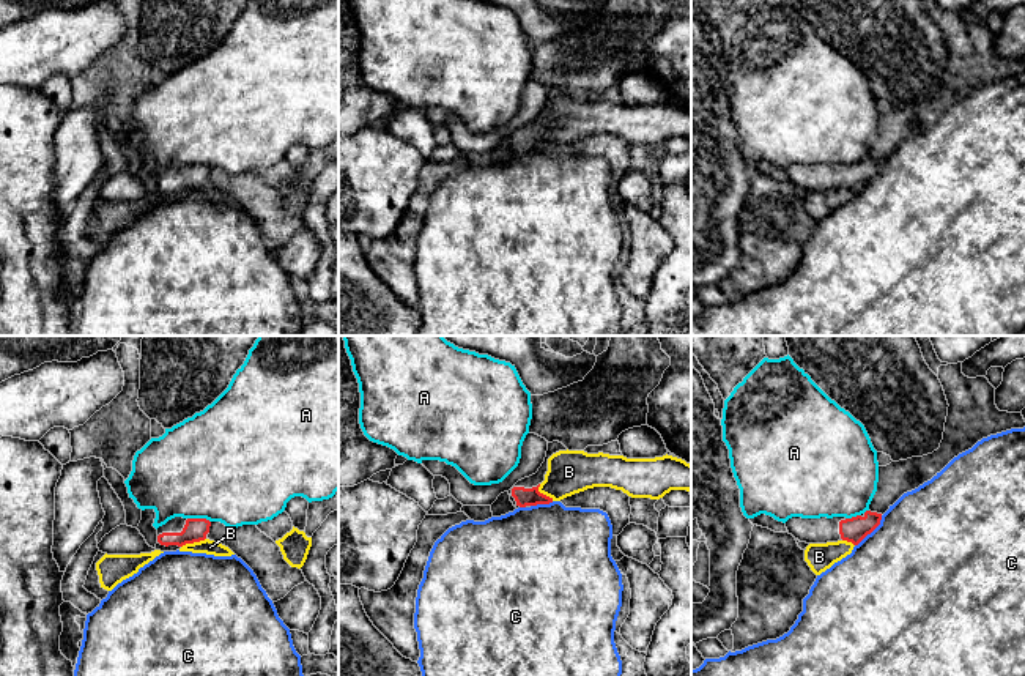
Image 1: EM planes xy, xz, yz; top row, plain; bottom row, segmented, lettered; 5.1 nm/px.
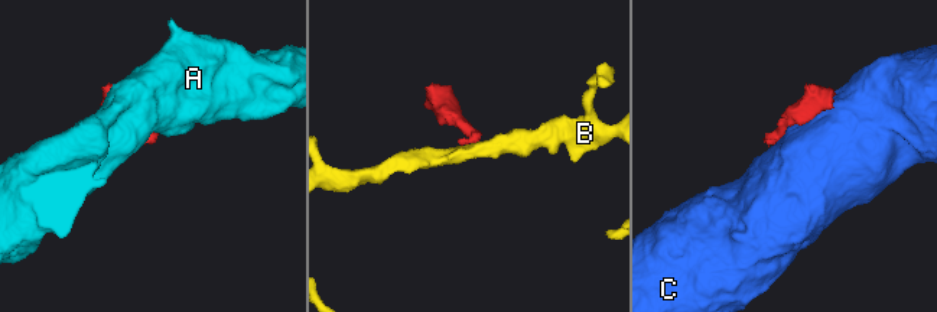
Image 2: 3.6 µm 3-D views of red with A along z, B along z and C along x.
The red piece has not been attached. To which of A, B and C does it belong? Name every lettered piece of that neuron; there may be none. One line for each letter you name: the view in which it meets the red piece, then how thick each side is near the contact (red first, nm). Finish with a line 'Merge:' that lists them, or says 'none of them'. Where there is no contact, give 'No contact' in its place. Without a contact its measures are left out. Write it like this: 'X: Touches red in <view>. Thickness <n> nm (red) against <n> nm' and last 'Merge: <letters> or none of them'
Merge: none of them

